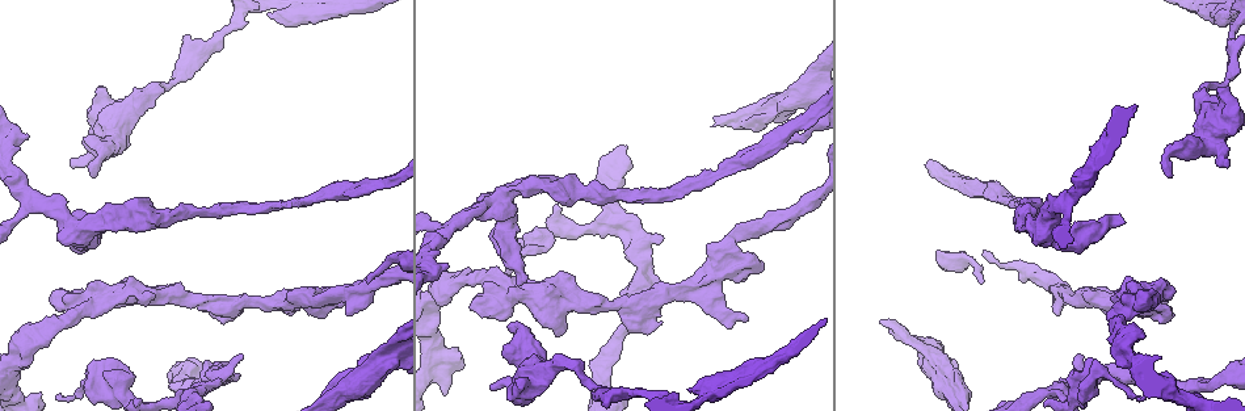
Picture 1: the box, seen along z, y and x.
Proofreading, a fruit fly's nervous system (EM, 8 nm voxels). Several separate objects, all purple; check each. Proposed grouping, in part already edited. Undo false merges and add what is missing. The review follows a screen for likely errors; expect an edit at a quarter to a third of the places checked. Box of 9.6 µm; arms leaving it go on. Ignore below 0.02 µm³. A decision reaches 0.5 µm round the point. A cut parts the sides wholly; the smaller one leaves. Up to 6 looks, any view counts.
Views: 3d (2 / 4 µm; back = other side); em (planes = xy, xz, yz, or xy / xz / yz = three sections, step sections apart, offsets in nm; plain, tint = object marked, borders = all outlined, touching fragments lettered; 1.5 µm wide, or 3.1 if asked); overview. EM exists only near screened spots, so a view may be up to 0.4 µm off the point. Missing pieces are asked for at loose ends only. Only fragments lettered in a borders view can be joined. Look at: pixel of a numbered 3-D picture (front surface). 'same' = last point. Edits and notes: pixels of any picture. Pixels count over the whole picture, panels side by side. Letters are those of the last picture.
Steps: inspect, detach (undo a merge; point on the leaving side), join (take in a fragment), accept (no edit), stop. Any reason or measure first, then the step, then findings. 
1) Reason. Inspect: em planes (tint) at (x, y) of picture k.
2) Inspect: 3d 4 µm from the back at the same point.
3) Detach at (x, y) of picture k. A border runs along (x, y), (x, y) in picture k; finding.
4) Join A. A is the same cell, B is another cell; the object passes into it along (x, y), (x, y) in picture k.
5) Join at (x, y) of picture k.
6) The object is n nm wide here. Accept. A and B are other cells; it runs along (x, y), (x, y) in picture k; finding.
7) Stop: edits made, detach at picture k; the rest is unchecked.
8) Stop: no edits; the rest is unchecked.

An open end. Inspect: 3d 4 µm at (1144, 399) of picture 1.

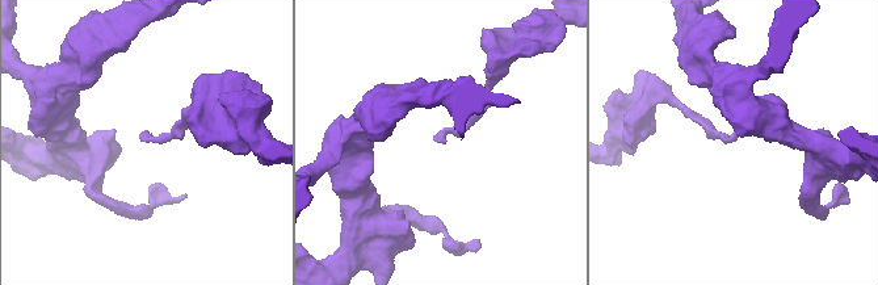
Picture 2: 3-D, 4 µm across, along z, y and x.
Inspect: em planes (borders) at (437, 141) of picture 2.

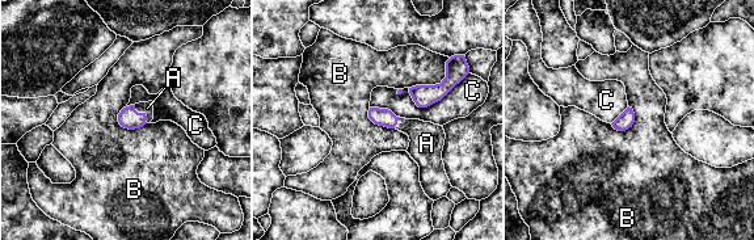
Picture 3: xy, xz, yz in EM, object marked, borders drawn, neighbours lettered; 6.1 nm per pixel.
Join A. A is the same cell, B and C are other cells; it goes on there.

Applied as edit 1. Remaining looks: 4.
Inspect: em planes (borders) at (520, 284) of picture 1.

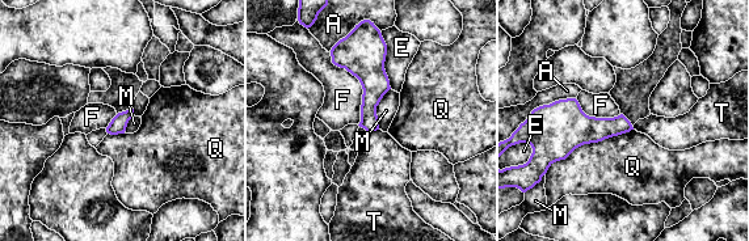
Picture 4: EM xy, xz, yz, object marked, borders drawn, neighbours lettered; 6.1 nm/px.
The longest contact is with Q, 600 nm. Accept. A, E, F, M, Q and T are other cells; none of them fits.

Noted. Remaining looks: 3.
An open end. Inspect: em yz step 8 (borders) at (1077, 355) of picture 1.

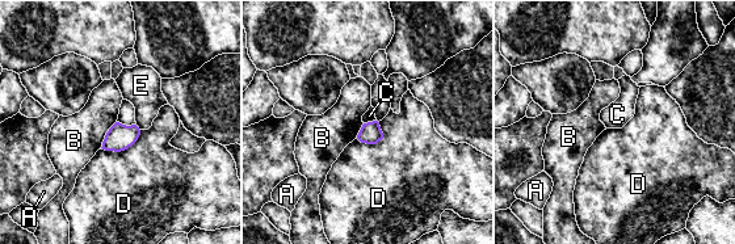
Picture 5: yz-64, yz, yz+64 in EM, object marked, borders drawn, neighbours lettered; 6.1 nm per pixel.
Cut it another way. Inspect: em planes (borders) at the same point.

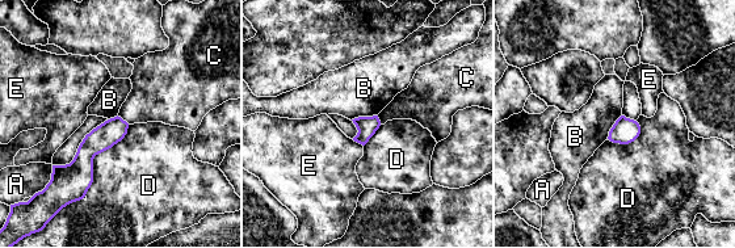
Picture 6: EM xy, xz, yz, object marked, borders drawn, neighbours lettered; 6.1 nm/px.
Accept. A, B, C, D and E are other cells; it runs along (117, 120), (85, 154), (75, 189) in picture 6; none of them fits.

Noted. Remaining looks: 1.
Stop: edits made, join at picture 3; the rest is unchecked.

